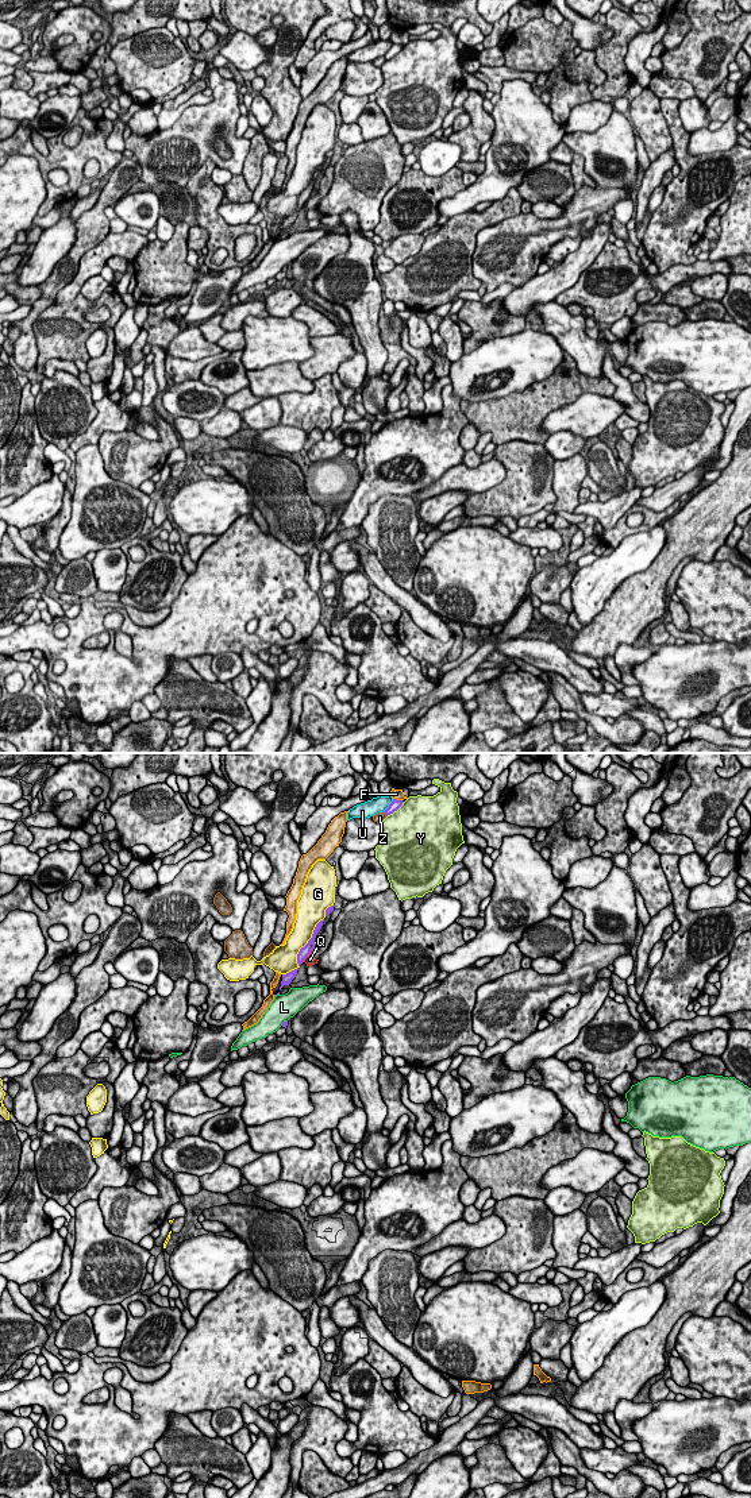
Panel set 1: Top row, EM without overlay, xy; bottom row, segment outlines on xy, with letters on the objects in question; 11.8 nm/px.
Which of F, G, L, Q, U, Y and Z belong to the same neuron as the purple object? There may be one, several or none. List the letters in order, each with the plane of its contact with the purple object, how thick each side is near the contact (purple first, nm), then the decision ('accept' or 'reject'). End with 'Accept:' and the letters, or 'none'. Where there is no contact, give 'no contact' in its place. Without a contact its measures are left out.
F: xy | 120/130 nm | reject
G: xy | 130/320 nm | reject
L: xy | 60/300 nm | reject
Q: xy | 130/120 nm | reject
U: xy | 120/190 nm | reject
Y: xy | 120/480 nm | reject
Z: xy | 120/120 nm | reject
Accept: none

